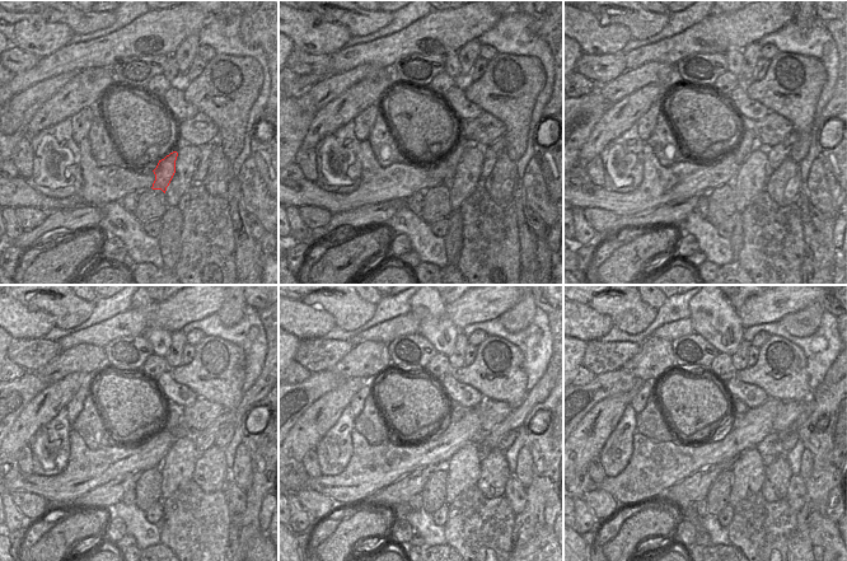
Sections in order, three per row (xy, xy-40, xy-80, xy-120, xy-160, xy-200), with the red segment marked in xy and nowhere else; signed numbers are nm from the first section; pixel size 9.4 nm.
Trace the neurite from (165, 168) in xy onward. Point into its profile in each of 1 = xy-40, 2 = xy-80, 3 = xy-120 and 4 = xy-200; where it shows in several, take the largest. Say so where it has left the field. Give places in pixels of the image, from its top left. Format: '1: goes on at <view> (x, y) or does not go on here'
1: goes on at xy-40 (452, 159)
2: goes on at xy-80 (747, 143)
3: goes on at xy-120 (174, 416)
4: goes on at xy-200 (738, 406)

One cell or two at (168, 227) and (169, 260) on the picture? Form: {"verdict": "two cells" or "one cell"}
{"verdict": "one cell"}

